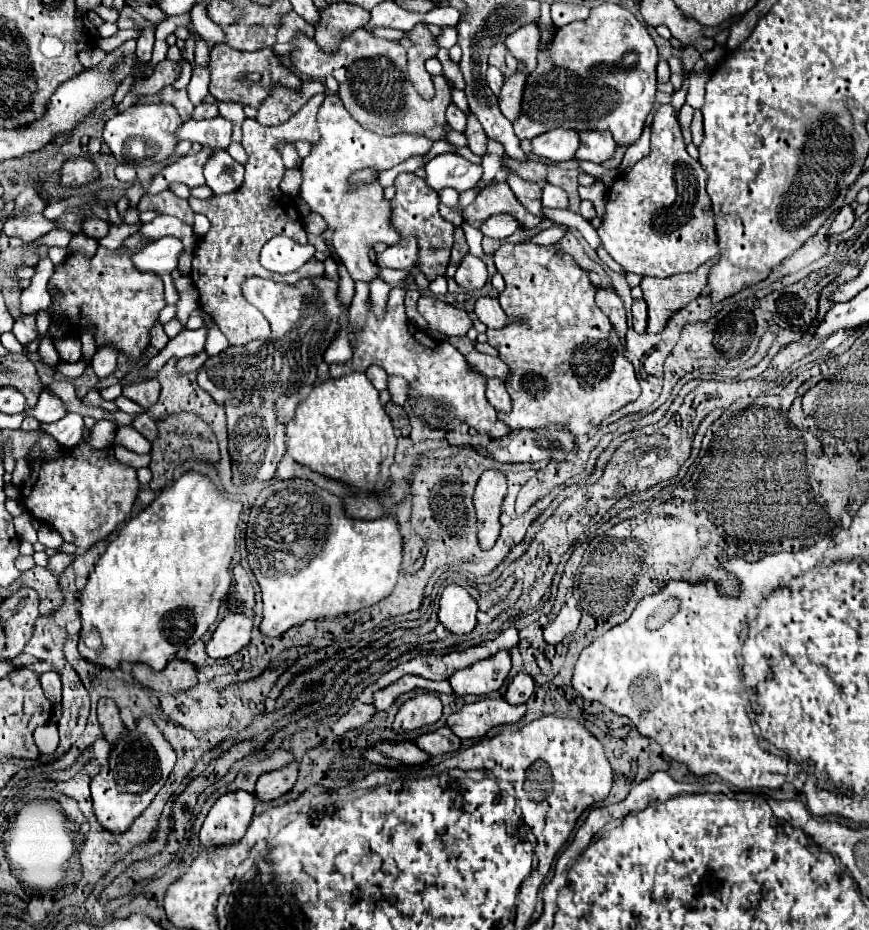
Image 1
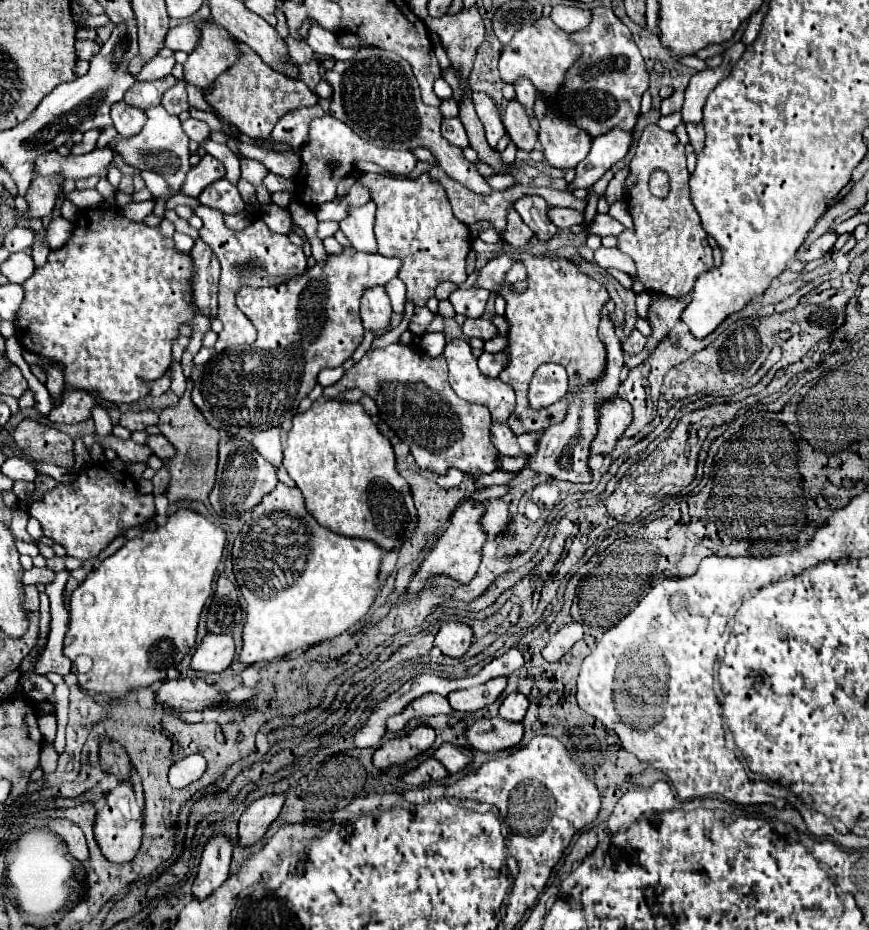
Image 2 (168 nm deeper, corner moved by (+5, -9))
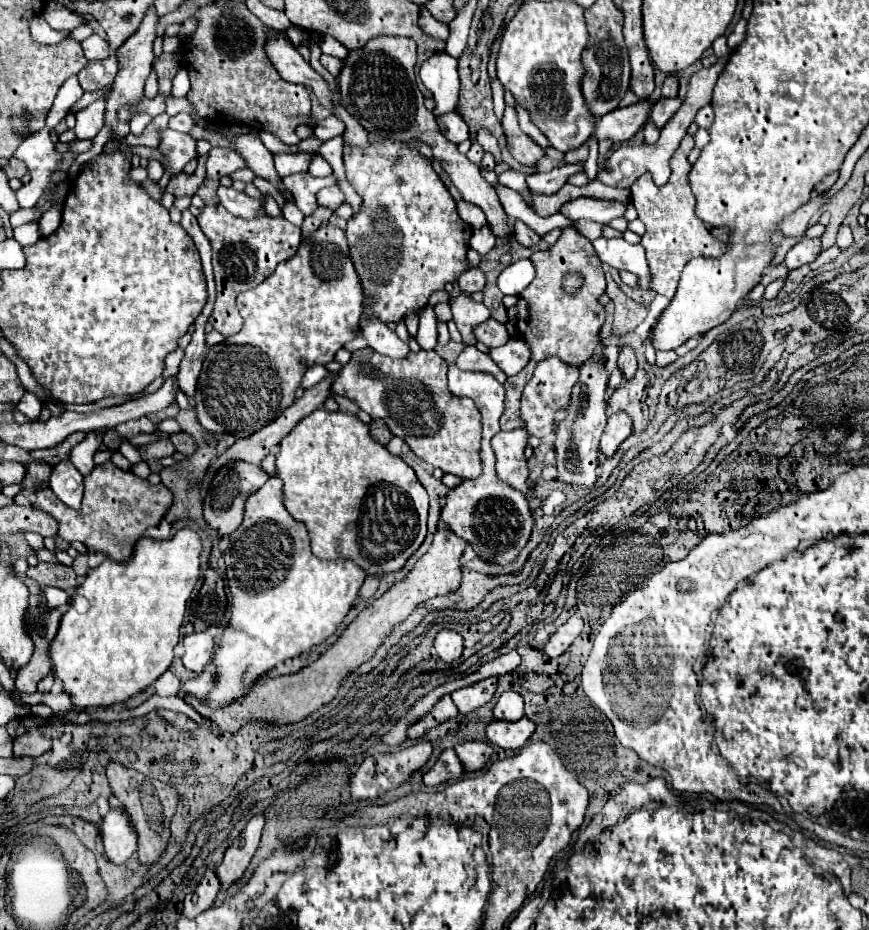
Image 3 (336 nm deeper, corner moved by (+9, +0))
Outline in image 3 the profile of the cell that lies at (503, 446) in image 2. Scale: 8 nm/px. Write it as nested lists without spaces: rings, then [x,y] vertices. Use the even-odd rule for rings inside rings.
[[[524,428],[518,430],[500,430],[492,438],[492,448],[496,454],[496,472],[498,478],[510,484],[512,488],[524,492],[526,496],[532,496],[532,490],[528,488],[528,466],[524,460],[524,448],[526,448],[528,432]]]

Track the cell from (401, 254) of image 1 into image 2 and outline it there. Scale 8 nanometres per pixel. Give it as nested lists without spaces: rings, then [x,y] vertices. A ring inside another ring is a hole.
[[[342,249],[340,253],[336,255],[328,255],[326,263],[316,263],[314,267],[306,269],[302,275],[296,275],[292,277],[290,281],[286,283],[280,283],[280,285],[272,285],[272,287],[262,287],[262,289],[252,289],[252,287],[244,287],[240,289],[240,293],[236,295],[236,305],[238,309],[252,321],[252,325],[256,327],[258,331],[258,339],[254,341],[254,345],[248,345],[248,347],[230,347],[230,349],[224,349],[222,353],[216,353],[214,359],[210,357],[208,363],[202,365],[196,381],[194,381],[194,391],[192,391],[192,401],[194,405],[200,409],[200,413],[204,415],[206,423],[212,425],[214,429],[218,431],[226,431],[228,435],[236,435],[242,427],[244,429],[272,429],[272,427],[280,427],[284,431],[288,431],[290,427],[290,421],[292,417],[296,415],[296,409],[298,409],[298,403],[316,387],[316,377],[320,373],[320,369],[326,369],[326,367],[340,367],[346,359],[352,357],[352,353],[356,351],[356,347],[362,343],[362,337],[364,337],[364,327],[362,327],[362,321],[360,321],[360,299],[364,295],[366,289],[372,289],[372,287],[378,287],[378,285],[386,285],[390,279],[396,277],[400,269],[400,261],[398,259],[392,259],[392,257],[380,257],[378,253],[364,253],[364,251],[356,251],[356,249]]]

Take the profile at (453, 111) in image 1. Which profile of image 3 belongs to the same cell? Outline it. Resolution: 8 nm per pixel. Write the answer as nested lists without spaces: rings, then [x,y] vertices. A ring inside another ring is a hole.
[[[446,112],[442,116],[436,118],[438,120],[438,126],[442,130],[442,134],[454,142],[454,144],[460,144],[464,140],[470,138],[470,130],[468,130],[468,124],[456,114],[456,112]]]

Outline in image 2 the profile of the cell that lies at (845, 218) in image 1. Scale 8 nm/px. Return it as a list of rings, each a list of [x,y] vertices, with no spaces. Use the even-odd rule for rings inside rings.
[[[828,231],[828,233],[824,233],[822,237],[818,237],[804,253],[802,253],[802,261],[804,263],[808,263],[808,261],[814,261],[814,259],[820,259],[822,255],[826,255],[826,251],[832,247],[836,243],[836,235],[832,233],[832,231]]]

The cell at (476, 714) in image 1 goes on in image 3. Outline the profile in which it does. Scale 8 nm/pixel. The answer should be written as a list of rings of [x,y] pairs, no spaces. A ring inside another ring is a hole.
[[[520,718],[516,722],[502,722],[502,720],[492,720],[486,726],[486,738],[490,744],[500,746],[504,750],[518,750],[526,744],[526,740],[534,732],[534,722],[528,718]]]

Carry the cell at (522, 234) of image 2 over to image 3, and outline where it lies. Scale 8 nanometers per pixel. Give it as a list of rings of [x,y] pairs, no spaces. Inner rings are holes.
[[[516,220],[516,222],[514,222],[514,238],[516,238],[522,246],[534,246],[534,244],[540,242],[540,236],[538,236],[532,228],[528,228],[522,220]]]

